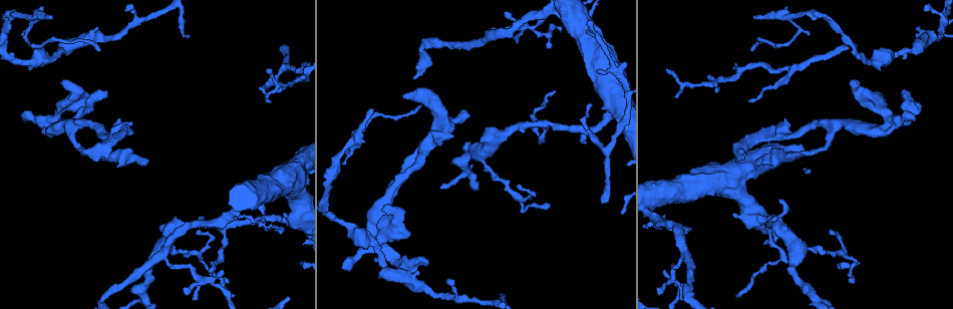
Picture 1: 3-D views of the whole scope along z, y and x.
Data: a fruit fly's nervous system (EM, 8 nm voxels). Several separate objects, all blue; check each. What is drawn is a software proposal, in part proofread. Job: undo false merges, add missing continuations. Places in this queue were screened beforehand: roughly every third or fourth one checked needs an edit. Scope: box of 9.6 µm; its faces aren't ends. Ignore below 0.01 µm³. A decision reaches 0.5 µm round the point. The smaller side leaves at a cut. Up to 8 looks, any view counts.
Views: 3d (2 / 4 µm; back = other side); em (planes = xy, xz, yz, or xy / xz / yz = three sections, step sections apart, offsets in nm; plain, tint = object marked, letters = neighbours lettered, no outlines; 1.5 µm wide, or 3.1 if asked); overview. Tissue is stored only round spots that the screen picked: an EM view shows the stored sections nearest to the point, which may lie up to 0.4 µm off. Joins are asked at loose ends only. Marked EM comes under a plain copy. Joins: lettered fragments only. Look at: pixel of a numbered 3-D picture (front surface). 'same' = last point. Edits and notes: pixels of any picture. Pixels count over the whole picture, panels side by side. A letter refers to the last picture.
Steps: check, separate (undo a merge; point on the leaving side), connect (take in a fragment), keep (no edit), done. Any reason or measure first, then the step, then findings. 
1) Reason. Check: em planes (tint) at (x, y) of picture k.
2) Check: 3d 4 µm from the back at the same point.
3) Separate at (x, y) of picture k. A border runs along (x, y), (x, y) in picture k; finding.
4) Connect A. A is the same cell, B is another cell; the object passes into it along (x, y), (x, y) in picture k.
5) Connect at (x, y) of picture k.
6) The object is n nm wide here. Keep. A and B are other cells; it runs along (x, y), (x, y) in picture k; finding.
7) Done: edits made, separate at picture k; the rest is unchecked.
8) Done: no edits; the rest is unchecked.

Free end. Check: em xz step 4 (letters) at (847, 47) of picture 1.

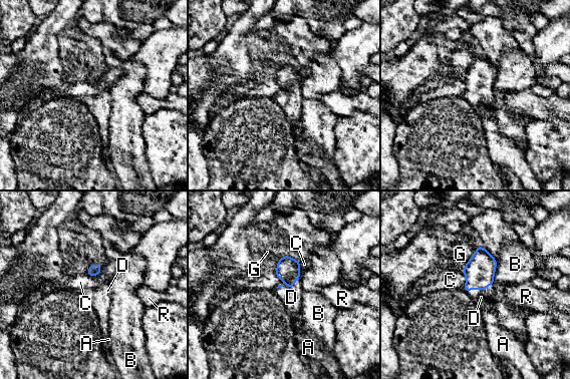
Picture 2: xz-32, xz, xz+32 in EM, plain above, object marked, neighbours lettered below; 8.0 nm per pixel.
The longest contact is with D, 220 nm. Connect D. D is the same cell, A, B, C, G and R are other cells; the object passes into it along (480, 270), (480, 289), (481, 297) in picture 2; it goes on there.

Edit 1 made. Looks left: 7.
Branch stops here. Check: 3d 4 µm at (145, 166) of picture 1.

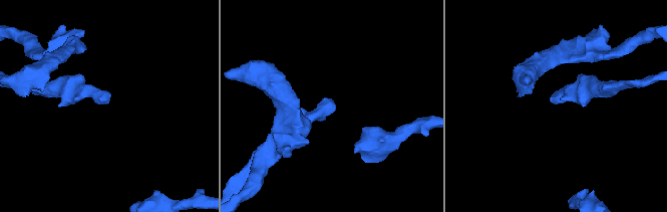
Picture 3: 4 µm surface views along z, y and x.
Need the tissue. Check: em planes (letters) at (556, 100) of picture 3.

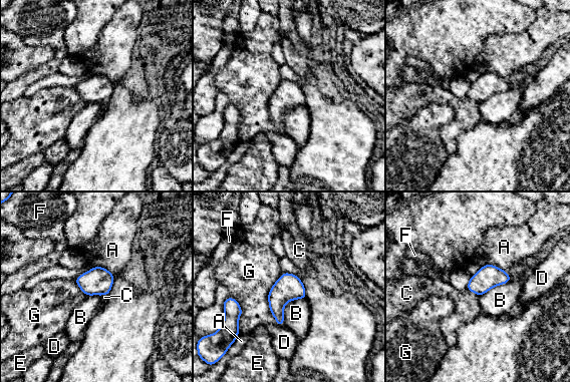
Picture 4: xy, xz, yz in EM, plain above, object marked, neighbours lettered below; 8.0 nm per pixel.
The object is 190 nm wide here. Keep. A, B, C, D, E, F and G are other cells; a border runs along (304, 298), (284, 306), (283, 324) in picture 4; none of them fits.

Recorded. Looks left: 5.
Thin end. Check: 3d 4 µm at (196, 231) of picture 1.

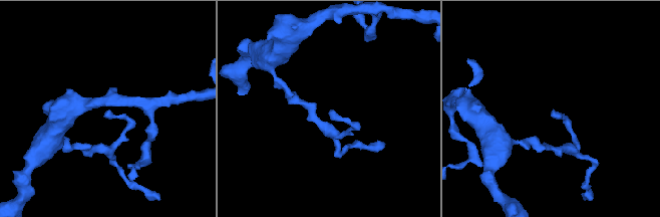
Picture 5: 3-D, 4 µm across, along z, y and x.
Need the tissue. Check: em planes (letters) at (329, 112) of picture 5.

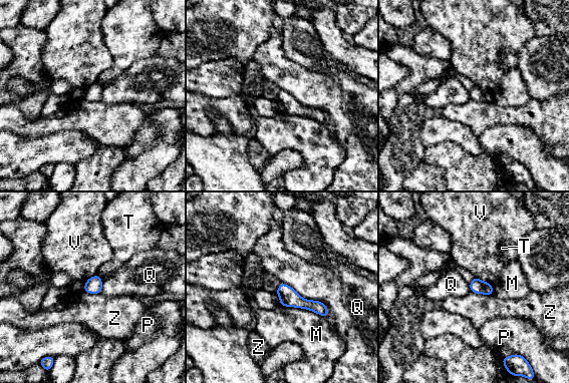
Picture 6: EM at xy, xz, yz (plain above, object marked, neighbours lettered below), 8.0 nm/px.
The object is 120 nm wide here. Keep. M, P, Q, T, V and Z are other cells; it runs along (281, 287), (325, 313) in picture 6; no lettered fragment goes on from it.

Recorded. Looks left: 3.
Done: edits made, connect at picture 2; the rest is unchecked.

